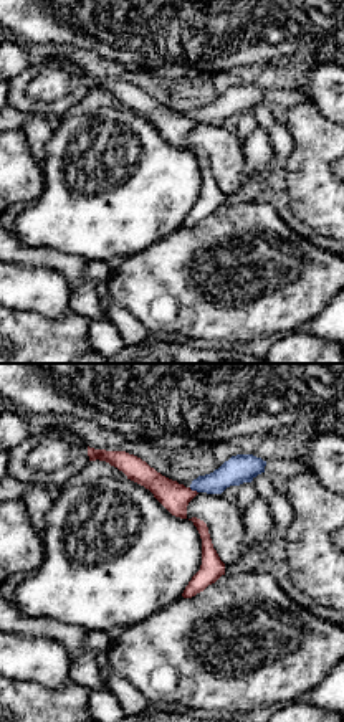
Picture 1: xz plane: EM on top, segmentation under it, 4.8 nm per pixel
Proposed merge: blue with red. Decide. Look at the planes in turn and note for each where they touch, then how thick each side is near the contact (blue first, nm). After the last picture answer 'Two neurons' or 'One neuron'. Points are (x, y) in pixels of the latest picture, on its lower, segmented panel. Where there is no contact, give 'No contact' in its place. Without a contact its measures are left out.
Touches blue at (194, 489). Thickness 140 nm (blue) against 140 nm

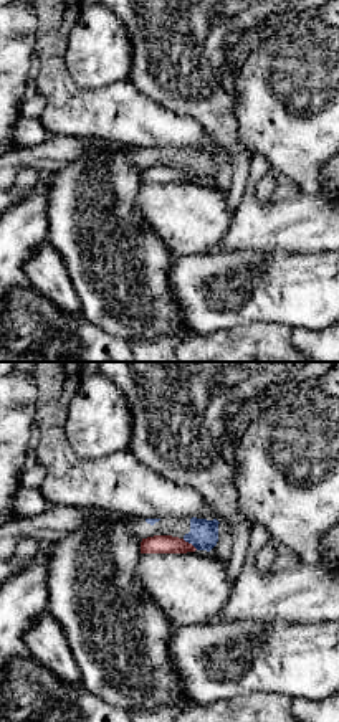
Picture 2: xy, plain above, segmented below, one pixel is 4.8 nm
Touches blue at (190, 542). Thickness 140 nm (blue) against 100 nm

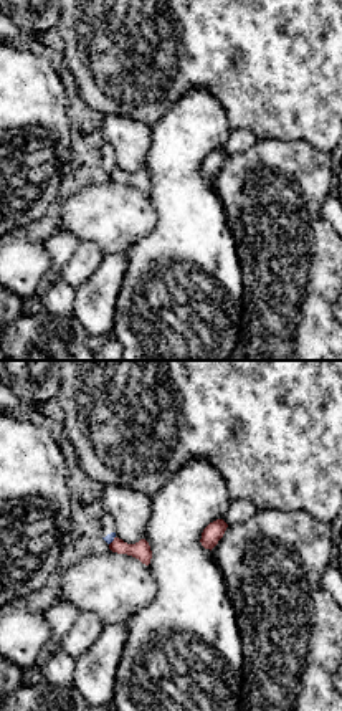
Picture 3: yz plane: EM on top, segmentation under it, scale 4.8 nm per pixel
Touches blue at (113, 539). Thickness 50 nm (blue) against 90 nm

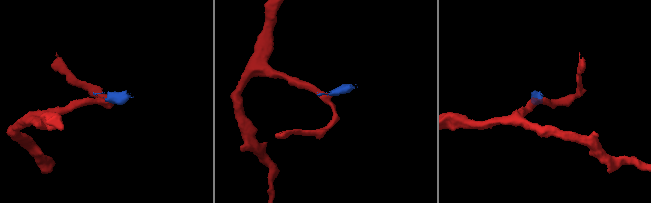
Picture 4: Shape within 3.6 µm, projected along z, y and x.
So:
Two neurons

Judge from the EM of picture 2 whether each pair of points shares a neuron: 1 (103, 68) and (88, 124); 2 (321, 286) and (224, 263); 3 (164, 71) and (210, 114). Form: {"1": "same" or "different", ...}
{"1": "different", "2": "same", "3": "same"}

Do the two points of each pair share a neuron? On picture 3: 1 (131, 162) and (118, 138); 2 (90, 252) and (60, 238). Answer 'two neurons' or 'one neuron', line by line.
1: one neuron
2: two neurons

